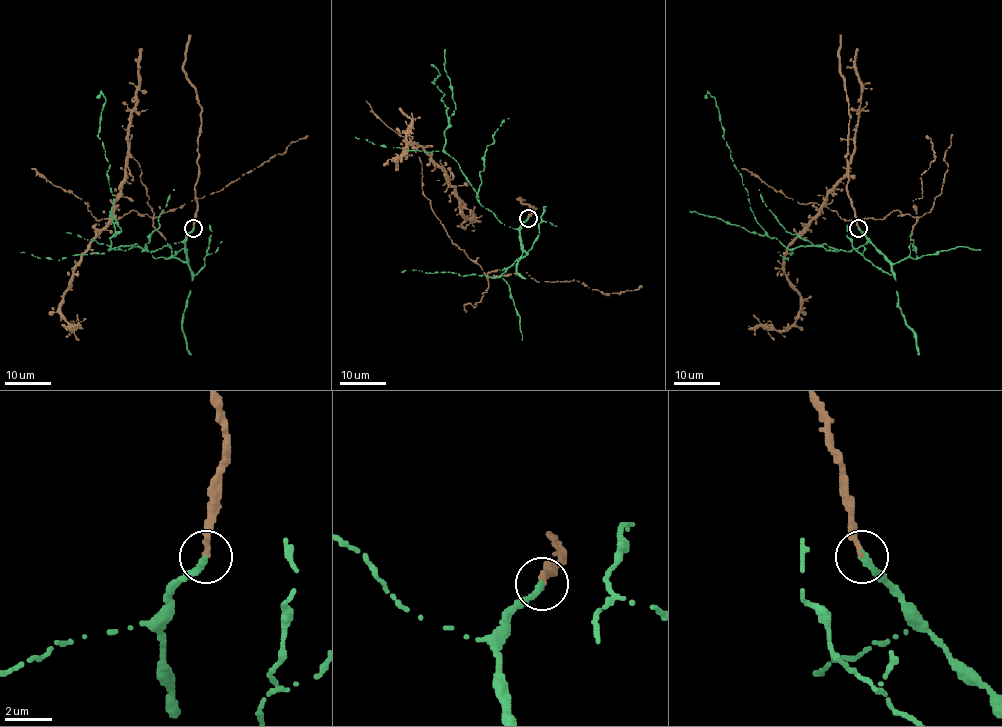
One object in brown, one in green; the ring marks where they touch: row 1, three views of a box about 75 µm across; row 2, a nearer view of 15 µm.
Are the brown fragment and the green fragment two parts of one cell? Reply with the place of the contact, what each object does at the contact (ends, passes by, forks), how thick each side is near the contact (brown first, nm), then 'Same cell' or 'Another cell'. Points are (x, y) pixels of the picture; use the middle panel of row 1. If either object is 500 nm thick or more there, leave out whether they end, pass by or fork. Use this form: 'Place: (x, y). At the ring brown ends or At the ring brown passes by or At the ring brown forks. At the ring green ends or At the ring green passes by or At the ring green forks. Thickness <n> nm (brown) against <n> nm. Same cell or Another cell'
Place: (528, 218). At the ring brown ends. At the ring green ends. Thickness 280 nm (brown) against 320 nm. Same cell

